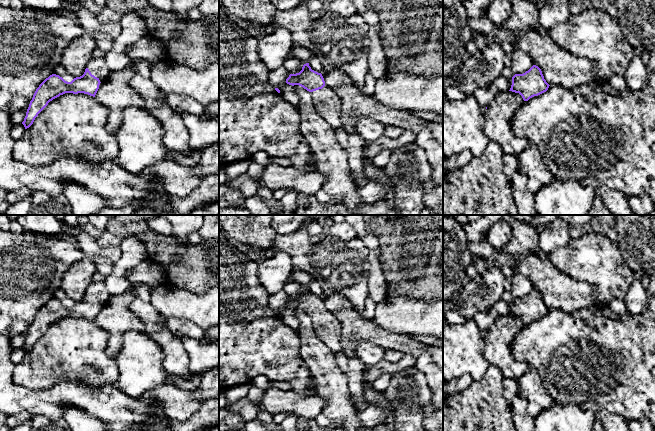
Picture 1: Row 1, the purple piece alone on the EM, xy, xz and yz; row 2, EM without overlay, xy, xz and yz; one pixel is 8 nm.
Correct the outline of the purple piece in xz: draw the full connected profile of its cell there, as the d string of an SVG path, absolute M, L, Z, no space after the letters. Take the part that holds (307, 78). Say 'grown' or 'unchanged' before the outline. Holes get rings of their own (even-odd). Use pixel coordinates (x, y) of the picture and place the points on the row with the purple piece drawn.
grown; M309 63L304 64L299 73L290 74L286 83L299 85L309 91L317 113L335 129L342 125L340 97L325 85L322 74L312 70Z

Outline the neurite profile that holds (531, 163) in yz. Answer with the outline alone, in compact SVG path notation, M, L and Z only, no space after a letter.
M529 144L517 159L520 164L519 172L527 176L527 191L535 194L544 185L548 185L554 180L554 176L543 162L539 150L533 144Z

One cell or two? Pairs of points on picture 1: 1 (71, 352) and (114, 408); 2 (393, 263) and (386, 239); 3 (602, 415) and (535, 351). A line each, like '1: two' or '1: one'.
1: two
2: one
3: two

